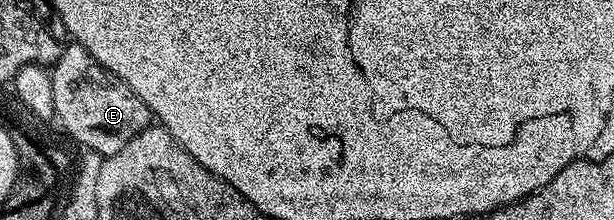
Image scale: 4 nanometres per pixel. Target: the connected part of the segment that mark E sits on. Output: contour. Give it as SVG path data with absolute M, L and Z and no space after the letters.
M70 43L60 59L55 61L50 74L54 116L71 133L82 149L100 153L103 158L116 155L128 139L144 131L152 123L152 114L140 98L116 75L112 75L84 46Z

